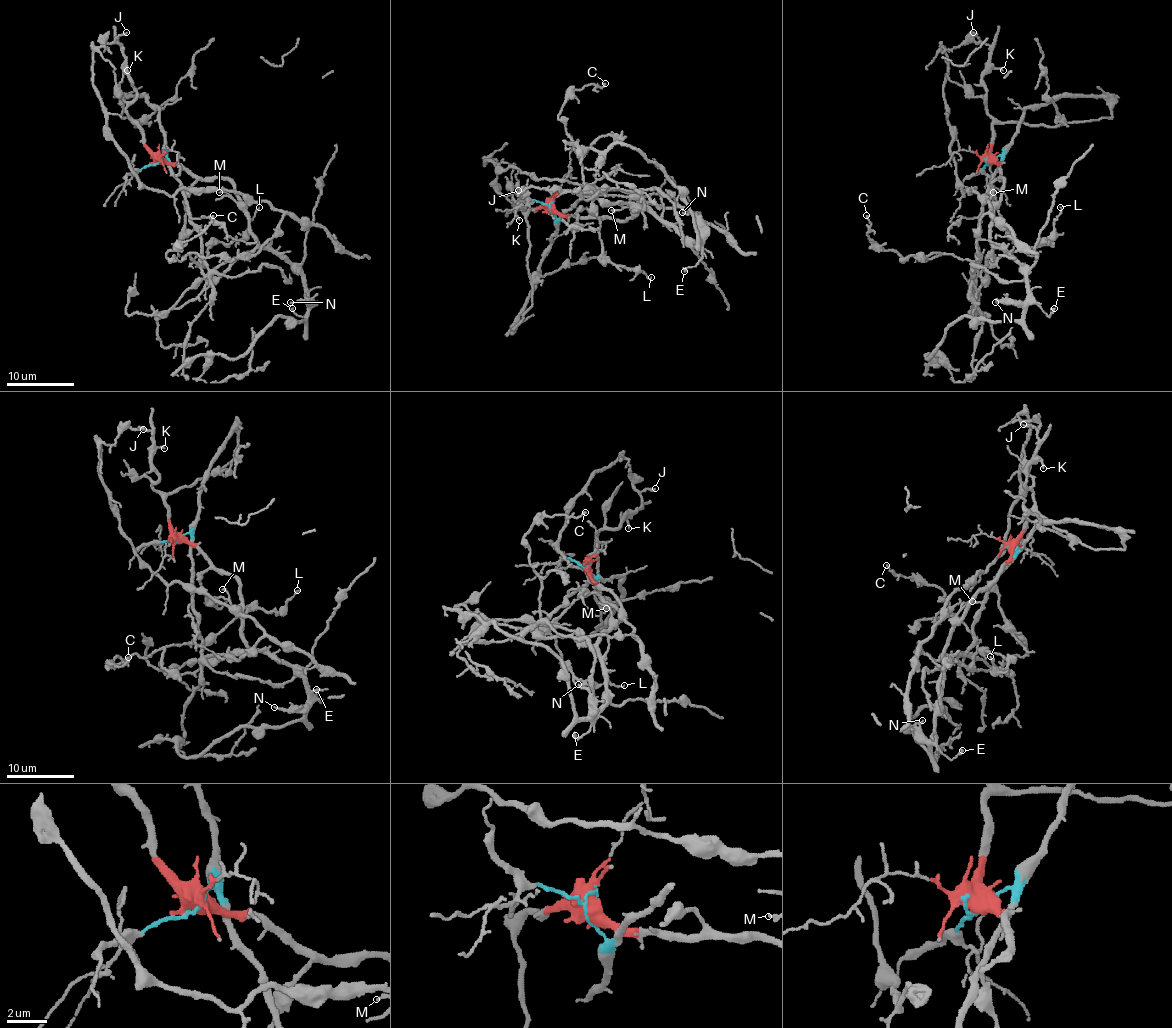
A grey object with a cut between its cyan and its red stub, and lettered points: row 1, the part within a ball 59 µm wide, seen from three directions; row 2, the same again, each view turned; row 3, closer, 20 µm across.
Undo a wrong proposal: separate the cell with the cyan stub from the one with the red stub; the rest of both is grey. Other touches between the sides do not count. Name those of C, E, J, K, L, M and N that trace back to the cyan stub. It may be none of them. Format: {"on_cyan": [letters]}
{"on_cyan": []}

